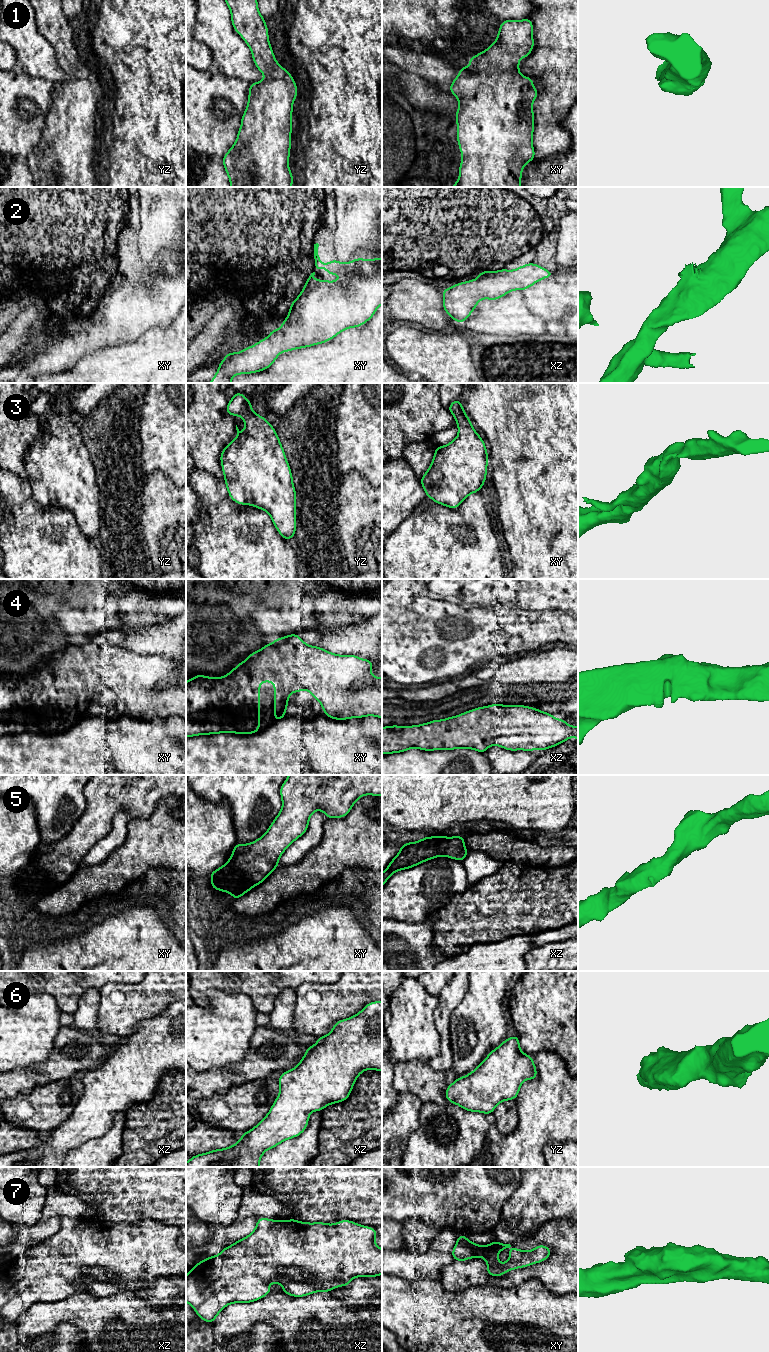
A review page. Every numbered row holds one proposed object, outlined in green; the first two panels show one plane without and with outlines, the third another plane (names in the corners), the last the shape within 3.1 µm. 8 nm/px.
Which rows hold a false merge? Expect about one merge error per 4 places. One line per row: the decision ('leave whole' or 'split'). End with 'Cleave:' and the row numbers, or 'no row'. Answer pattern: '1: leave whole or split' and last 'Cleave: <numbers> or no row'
1: leave whole
2: leave whole
3: leave whole
4: leave whole
5: leave whole
6: leave whole
7: leave whole
Cleave: no row

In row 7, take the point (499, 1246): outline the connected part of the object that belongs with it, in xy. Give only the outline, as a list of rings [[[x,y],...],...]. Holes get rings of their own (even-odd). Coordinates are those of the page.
[[[457,1235],[456,1245],[451,1251],[455,1261],[466,1261],[474,1257],[484,1258],[487,1262],[486,1273],[496,1277],[501,1277],[510,1270],[543,1262],[548,1259],[551,1253],[551,1249],[546,1245],[538,1245],[533,1250],[523,1251],[512,1247],[510,1244],[502,1244],[498,1240],[487,1246],[481,1246],[470,1242],[468,1237],[464,1235]],[[506,1248],[511,1249],[510,1257],[502,1266],[497,1254]]]

